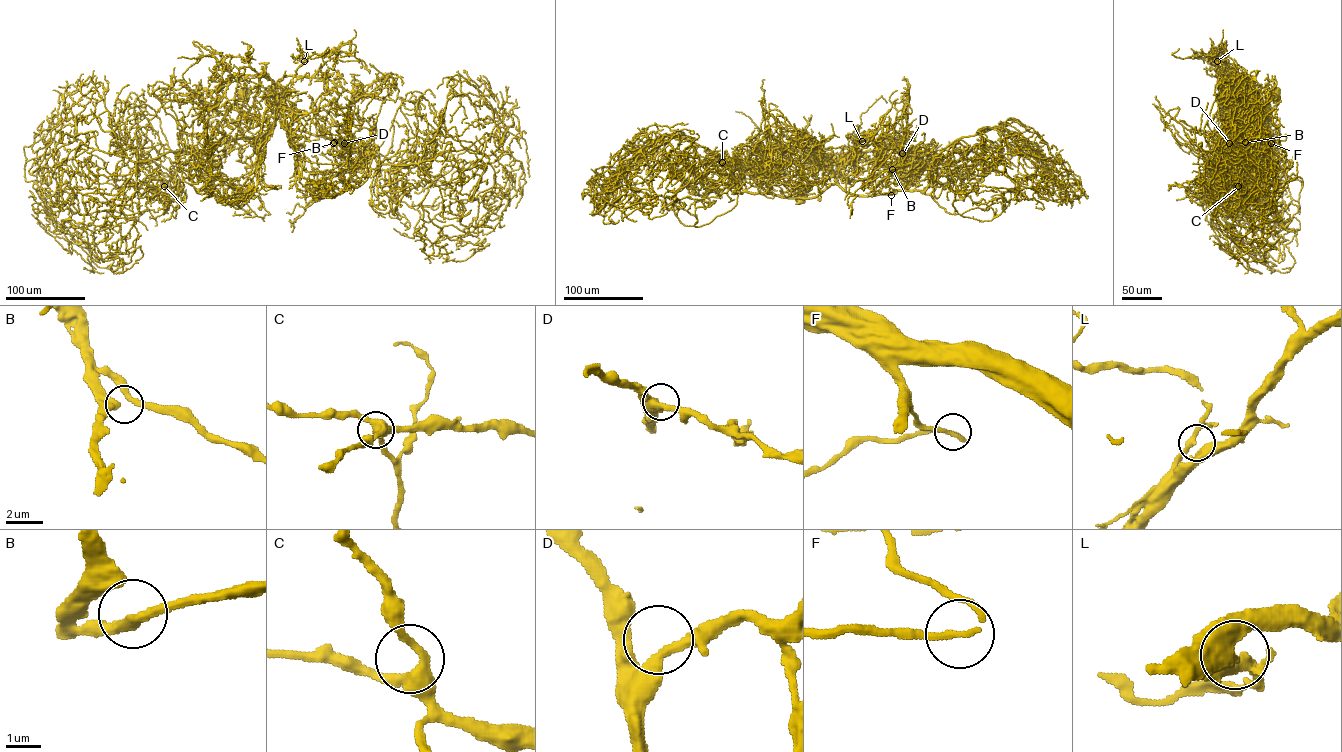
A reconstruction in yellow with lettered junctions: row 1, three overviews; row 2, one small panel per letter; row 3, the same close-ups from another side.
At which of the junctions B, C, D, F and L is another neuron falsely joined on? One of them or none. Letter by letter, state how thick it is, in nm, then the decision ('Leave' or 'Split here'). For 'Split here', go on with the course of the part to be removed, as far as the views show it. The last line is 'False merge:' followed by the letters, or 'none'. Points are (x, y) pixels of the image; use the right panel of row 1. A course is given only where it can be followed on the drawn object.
B: Thickness 280 nm. Leave
C: Thickness 360 nm. Leave
D: Thickness 320 nm. Leave
F: Thickness 160 nm. Leave
L: Thickness 260 nm. Leave
False merge: none

